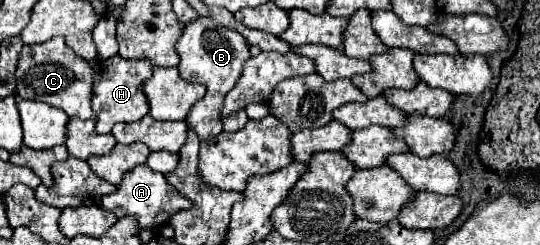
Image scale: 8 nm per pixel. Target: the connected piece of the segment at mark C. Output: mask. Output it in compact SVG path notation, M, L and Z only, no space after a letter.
M50 38L42 44L24 44L20 52L20 62L16 68L18 94L22 98L42 100L50 106L64 110L68 116L78 118L94 118L94 110L90 106L92 98L92 66L78 58L70 46L66 46L64 38Z

